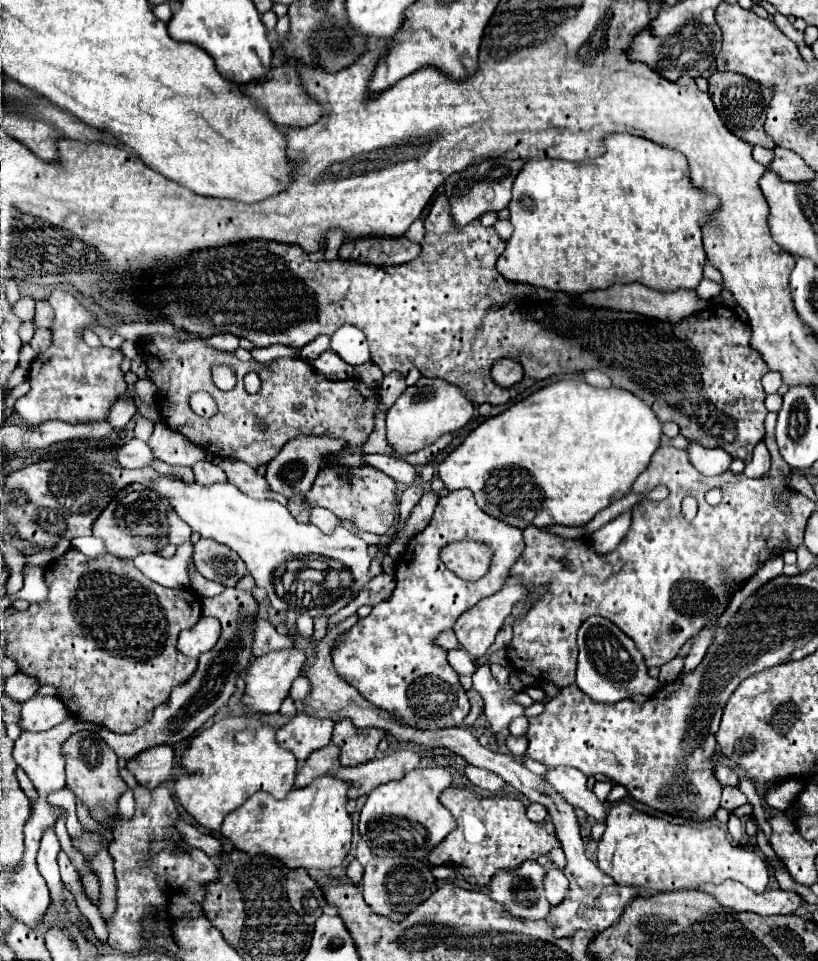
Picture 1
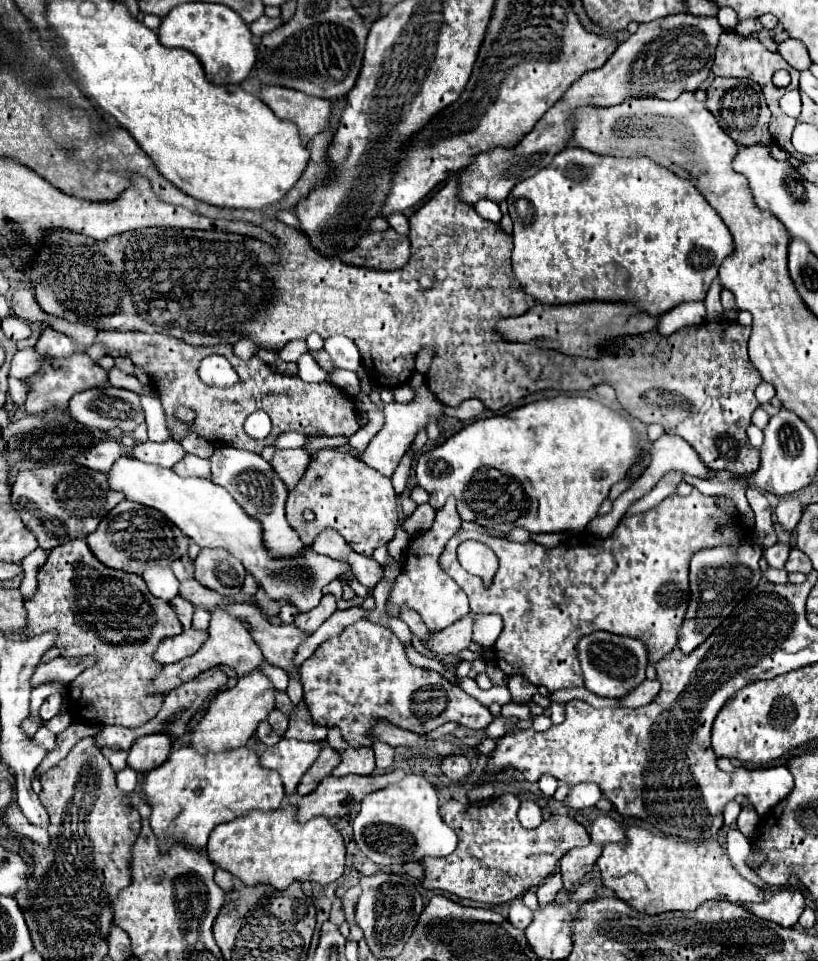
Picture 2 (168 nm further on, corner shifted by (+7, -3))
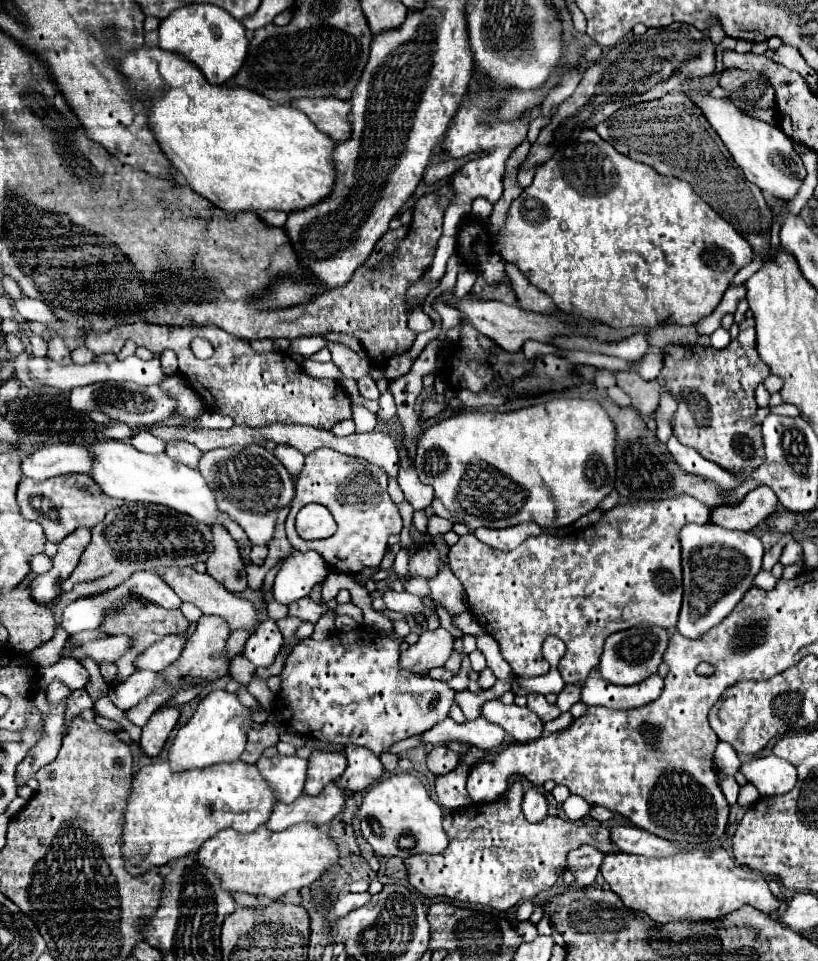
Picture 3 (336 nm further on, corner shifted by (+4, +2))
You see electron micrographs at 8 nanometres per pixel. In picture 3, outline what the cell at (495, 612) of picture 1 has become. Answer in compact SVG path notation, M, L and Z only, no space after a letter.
M444 627L424 631L418 643L410 645L400 655L400 667L424 675L432 667L442 667L454 651L454 635Z

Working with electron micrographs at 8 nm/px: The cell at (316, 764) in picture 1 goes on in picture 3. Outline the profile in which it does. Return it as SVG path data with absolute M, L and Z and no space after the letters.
M314 751L308 757L308 777L304 791L308 795L320 793L330 781L336 781L346 769L344 753L330 753L330 751Z

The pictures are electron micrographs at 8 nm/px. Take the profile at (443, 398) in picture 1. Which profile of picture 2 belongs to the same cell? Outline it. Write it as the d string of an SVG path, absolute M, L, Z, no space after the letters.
M413 372L411 380L409 380L409 386L417 392L415 402L411 402L411 404L407 404L407 406L405 406L405 404L399 404L399 402L387 404L387 406L385 406L385 426L383 426L383 428L379 430L379 434L369 442L367 450L365 450L363 454L359 454L359 458L361 458L369 468L381 472L381 474L387 476L387 478L391 478L391 474L395 472L399 460L401 460L403 454L409 450L409 446L411 446L411 442L415 440L417 432L427 426L427 420L429 420L427 416L429 416L429 414L435 414L437 418L441 418L441 414L443 414L443 406L441 406L441 404L437 402L437 398L433 398L433 394L427 390L427 384L425 384L425 380L423 380L423 374Z

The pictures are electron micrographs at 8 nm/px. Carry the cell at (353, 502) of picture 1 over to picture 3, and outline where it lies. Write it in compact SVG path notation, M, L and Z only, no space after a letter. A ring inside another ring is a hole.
M316 449L314 453L306 455L306 465L296 479L296 497L286 517L288 541L296 549L316 549L334 571L354 575L362 567L378 567L388 549L388 537L398 535L400 529L402 519L396 503L388 495L388 475L384 473L384 469L364 459L336 453L334 449ZM308 503L320 503L328 507L334 521L338 523L338 529L332 537L316 541L306 541L298 537L294 529L294 519L298 511Z

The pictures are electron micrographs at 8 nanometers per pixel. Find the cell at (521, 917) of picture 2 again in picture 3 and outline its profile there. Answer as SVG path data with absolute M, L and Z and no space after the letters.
M520 921L520 923L516 925L516 931L522 935L524 941L532 941L532 937L538 935L536 925L532 925L532 921Z

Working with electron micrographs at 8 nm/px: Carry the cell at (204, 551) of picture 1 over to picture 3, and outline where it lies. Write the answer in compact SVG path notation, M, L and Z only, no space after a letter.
M218 523L212 529L212 547L214 549L206 561L206 573L222 583L228 591L242 593L248 587L246 565L240 559L236 541Z

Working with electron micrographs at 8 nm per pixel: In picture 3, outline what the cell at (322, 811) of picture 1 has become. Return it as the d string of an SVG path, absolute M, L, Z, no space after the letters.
M300 823L284 831L268 831L266 825L260 825L260 829L252 833L222 829L198 851L198 863L220 875L226 891L246 891L252 895L266 895L270 899L280 899L292 889L300 891L302 887L312 885L322 877L322 873L338 865L338 861L340 853L336 841L312 823Z

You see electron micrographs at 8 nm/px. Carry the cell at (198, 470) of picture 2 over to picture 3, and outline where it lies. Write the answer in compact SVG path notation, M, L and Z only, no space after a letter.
M170 441L166 445L166 455L172 457L174 461L182 463L182 465L188 465L188 467L198 467L198 461L200 457L204 455L200 449L196 449L196 445L188 443L188 441Z

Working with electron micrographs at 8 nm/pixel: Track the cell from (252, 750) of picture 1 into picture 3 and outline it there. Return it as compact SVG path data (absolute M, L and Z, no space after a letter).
M168 761L146 765L138 771L132 783L132 797L128 799L126 807L126 821L124 821L124 857L128 859L130 867L126 867L132 875L144 873L152 867L166 865L176 857L184 857L200 849L200 845L214 837L220 829L232 827L242 833L250 833L258 825L266 823L272 815L272 805L276 803L276 795L256 765L234 761L234 763L220 763L208 769L188 769L188 771L172 771Z

